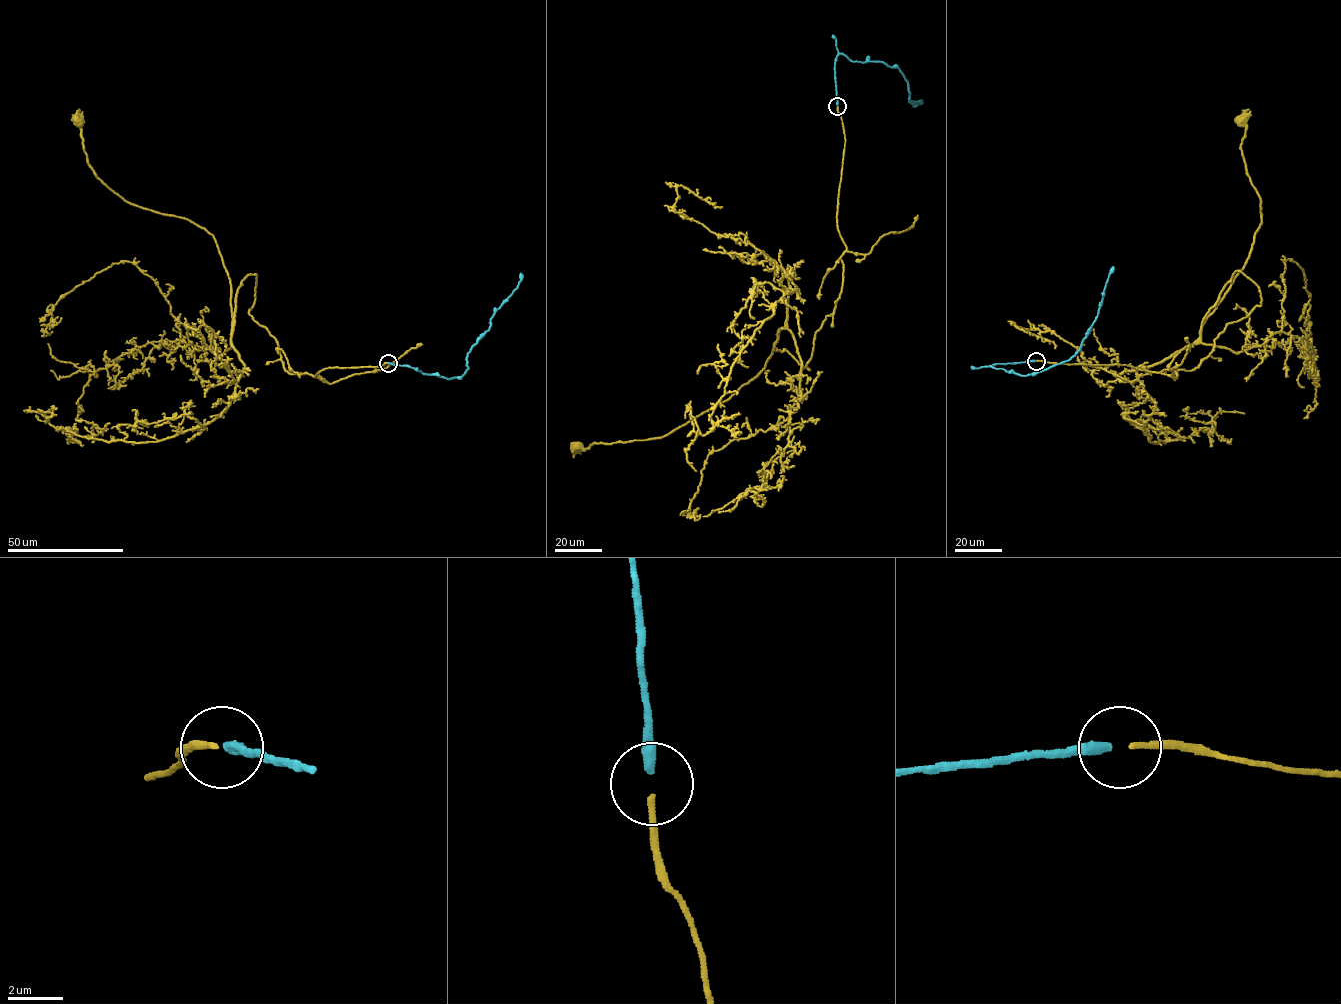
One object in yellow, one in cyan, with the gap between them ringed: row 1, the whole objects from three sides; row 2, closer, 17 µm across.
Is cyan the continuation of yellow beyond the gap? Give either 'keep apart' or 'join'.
join

